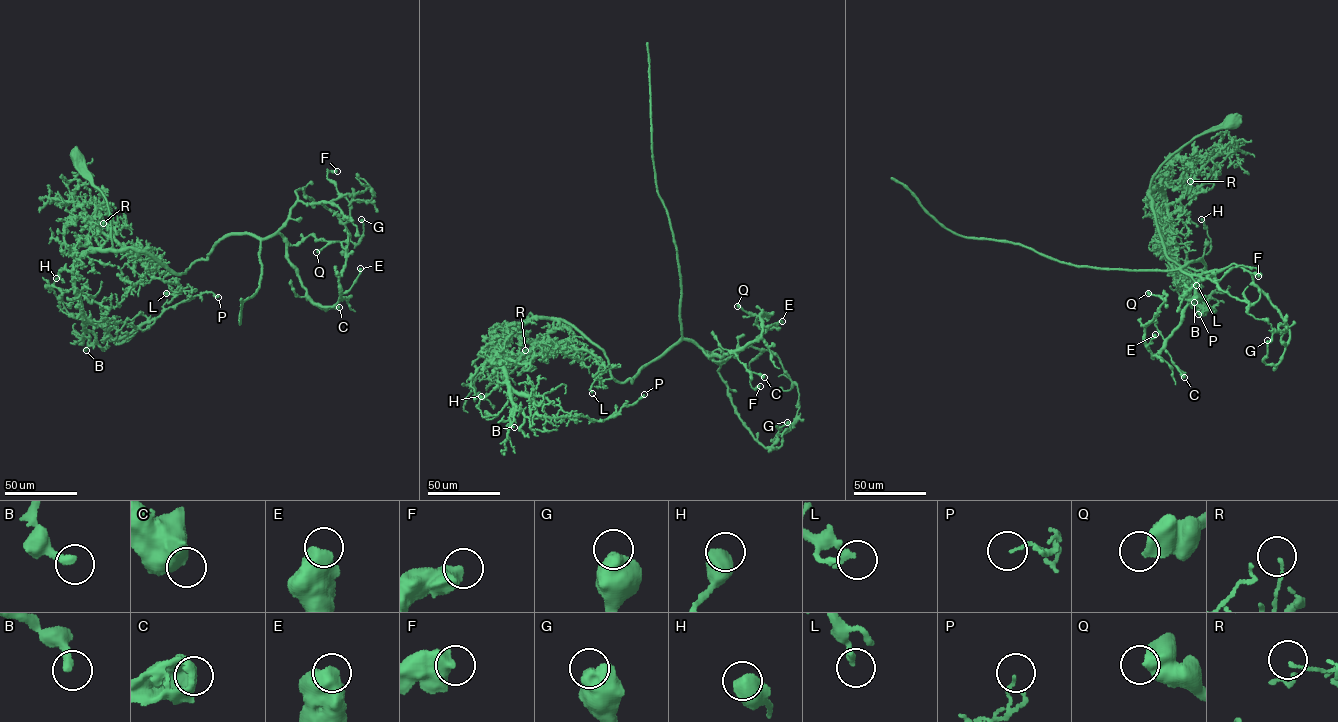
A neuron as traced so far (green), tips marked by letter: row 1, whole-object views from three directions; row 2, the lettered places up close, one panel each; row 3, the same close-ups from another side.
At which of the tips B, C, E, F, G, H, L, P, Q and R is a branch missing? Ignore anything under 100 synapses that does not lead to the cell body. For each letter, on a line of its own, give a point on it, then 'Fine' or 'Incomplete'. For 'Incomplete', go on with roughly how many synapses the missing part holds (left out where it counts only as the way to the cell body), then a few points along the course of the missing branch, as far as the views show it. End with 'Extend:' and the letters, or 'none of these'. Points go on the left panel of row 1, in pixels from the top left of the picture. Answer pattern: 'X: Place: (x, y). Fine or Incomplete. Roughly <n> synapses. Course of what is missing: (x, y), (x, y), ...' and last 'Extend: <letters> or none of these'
B: Place: (86, 350). Fine
C: Place: (339, 307). Fine
E: Place: (360, 268). Fine
F: Place: (337, 171). Fine
G: Place: (361, 219). Fine
H: Place: (56, 278). Fine
L: Place: (166, 293). Fine
P: Place: (218, 297). Fine
Q: Place: (316, 252). Fine
R: Place: (103, 223). Fine
Extend: none of these

